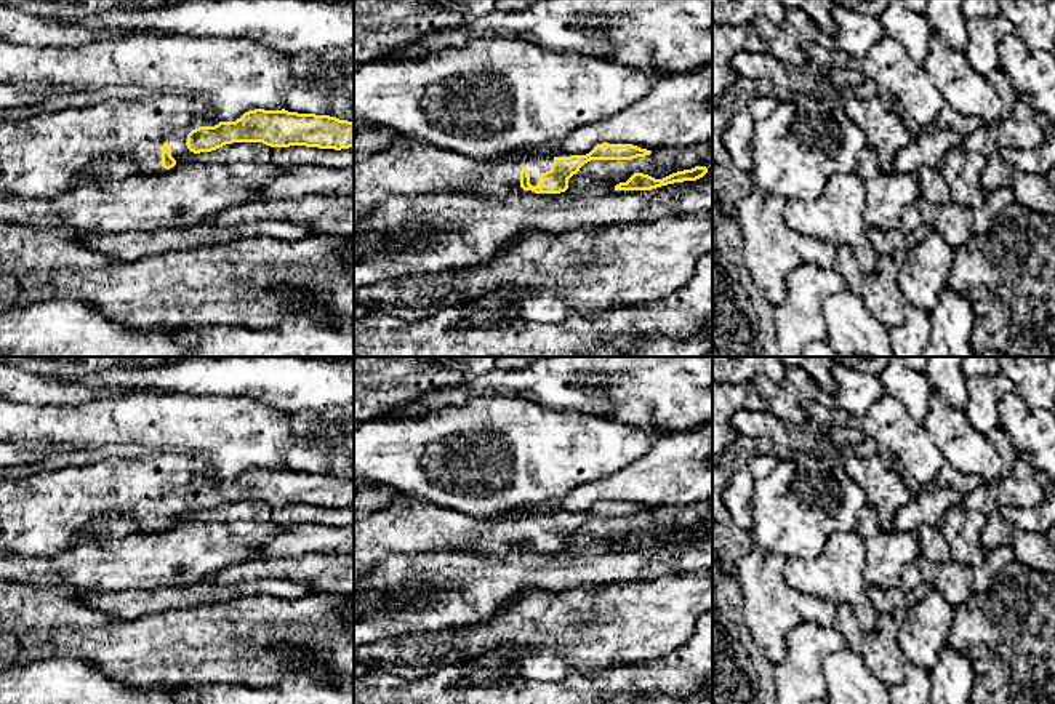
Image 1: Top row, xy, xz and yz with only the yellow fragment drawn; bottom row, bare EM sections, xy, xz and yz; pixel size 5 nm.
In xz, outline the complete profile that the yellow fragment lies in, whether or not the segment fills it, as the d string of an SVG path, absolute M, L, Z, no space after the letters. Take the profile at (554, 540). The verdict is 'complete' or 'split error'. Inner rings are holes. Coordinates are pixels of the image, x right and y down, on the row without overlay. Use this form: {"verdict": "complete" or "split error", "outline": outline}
{"verdict": "split error", "outline": "M411 496L362 518L354 517L354 581L365 576L376 563L394 555L479 554L485 558L503 558L512 547L520 546L535 552L560 552L568 547L568 538L591 518L632 518L650 512L652 509L632 502L602 501L586 514L532 512L527 515L474 517Z"}

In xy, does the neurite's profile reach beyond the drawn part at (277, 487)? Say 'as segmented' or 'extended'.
extended

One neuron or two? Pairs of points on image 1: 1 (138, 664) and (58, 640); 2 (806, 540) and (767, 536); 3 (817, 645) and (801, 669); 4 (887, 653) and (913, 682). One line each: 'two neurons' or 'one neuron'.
1: one neuron
2: one neuron
3: one neuron
4: two neurons

